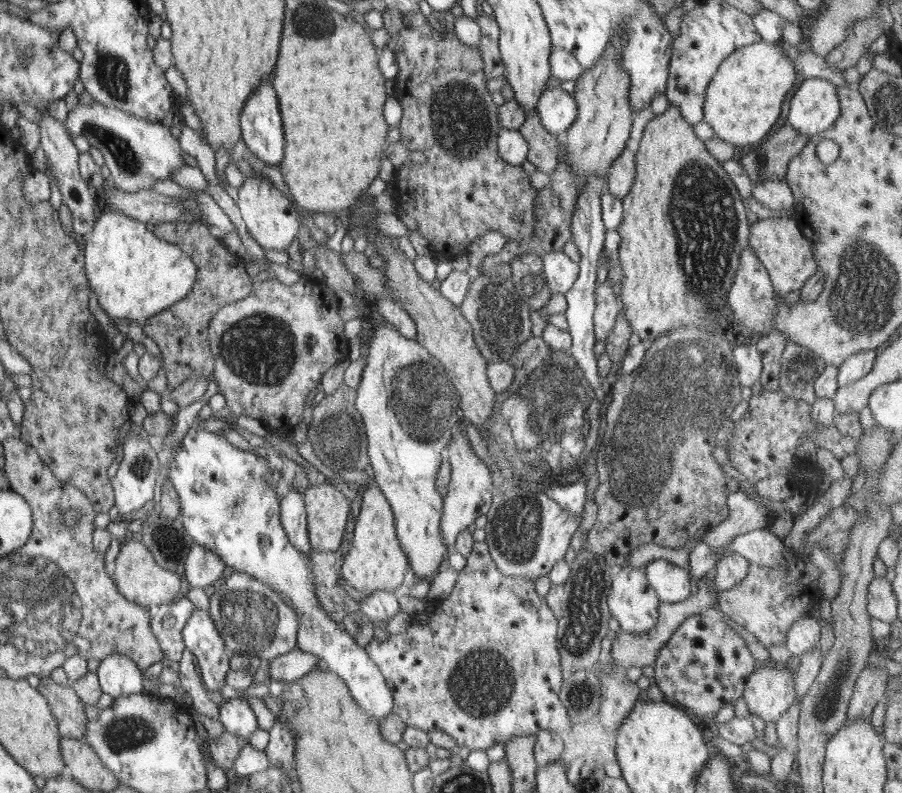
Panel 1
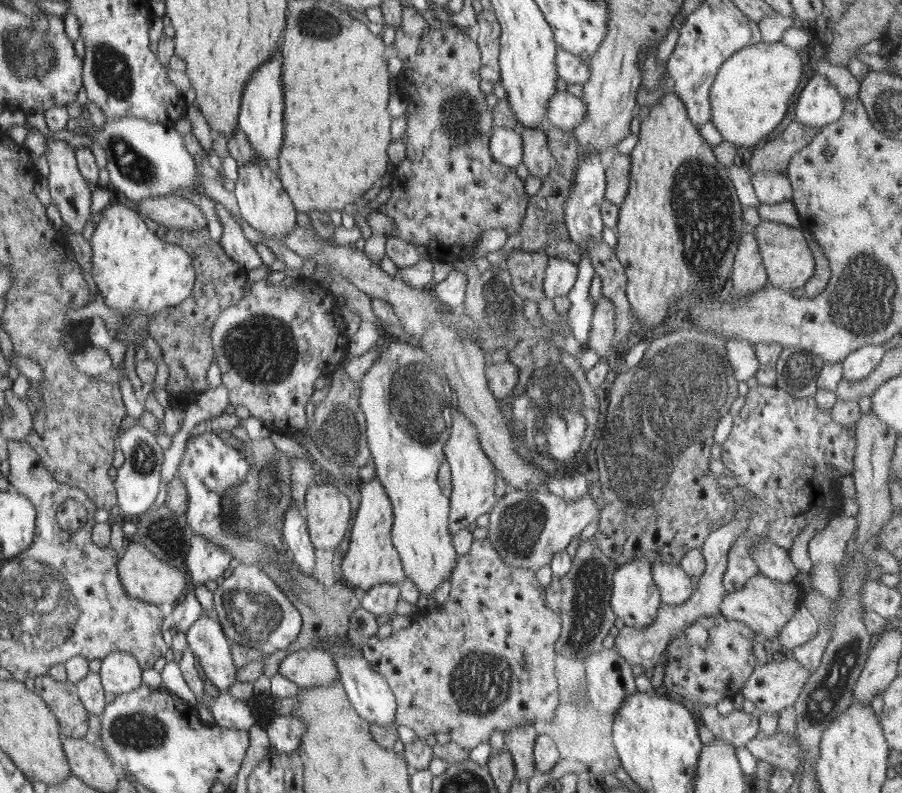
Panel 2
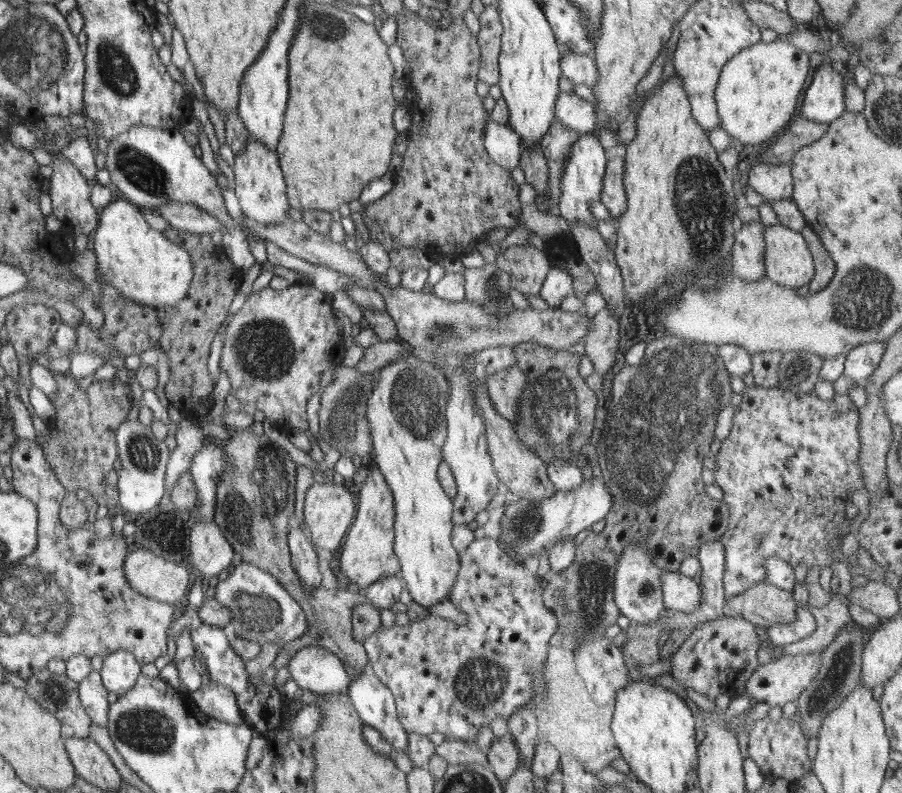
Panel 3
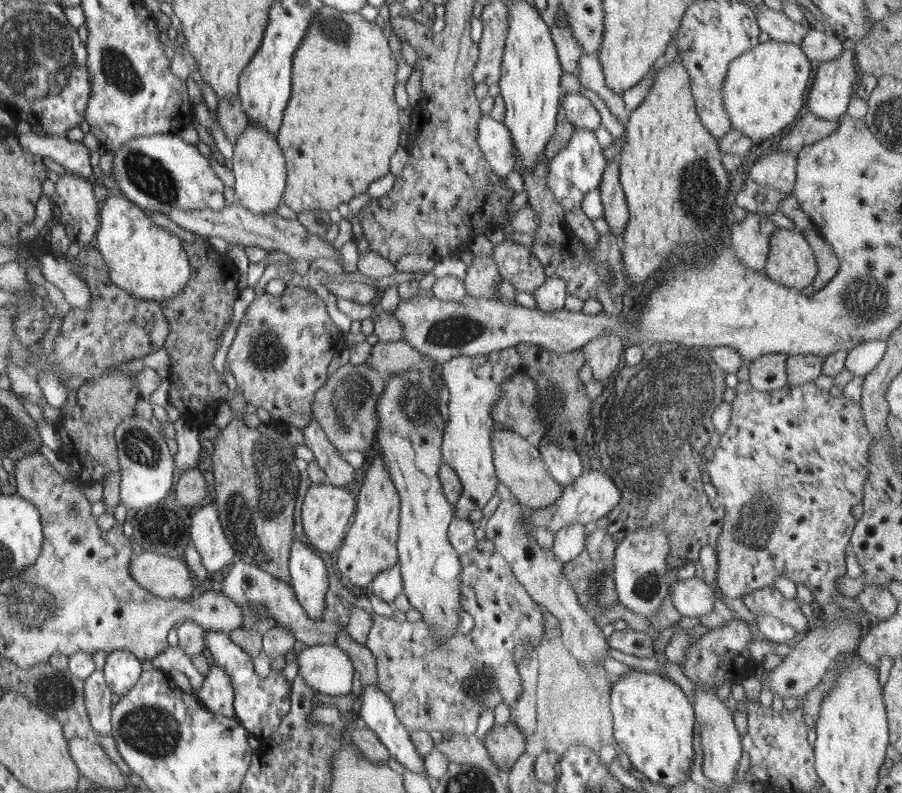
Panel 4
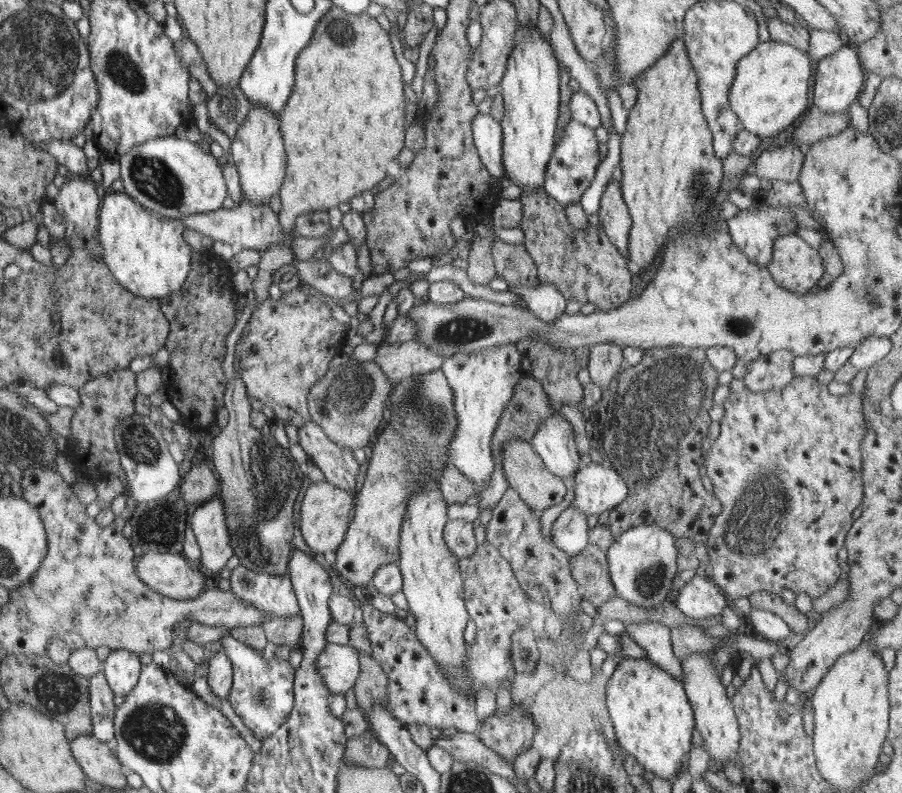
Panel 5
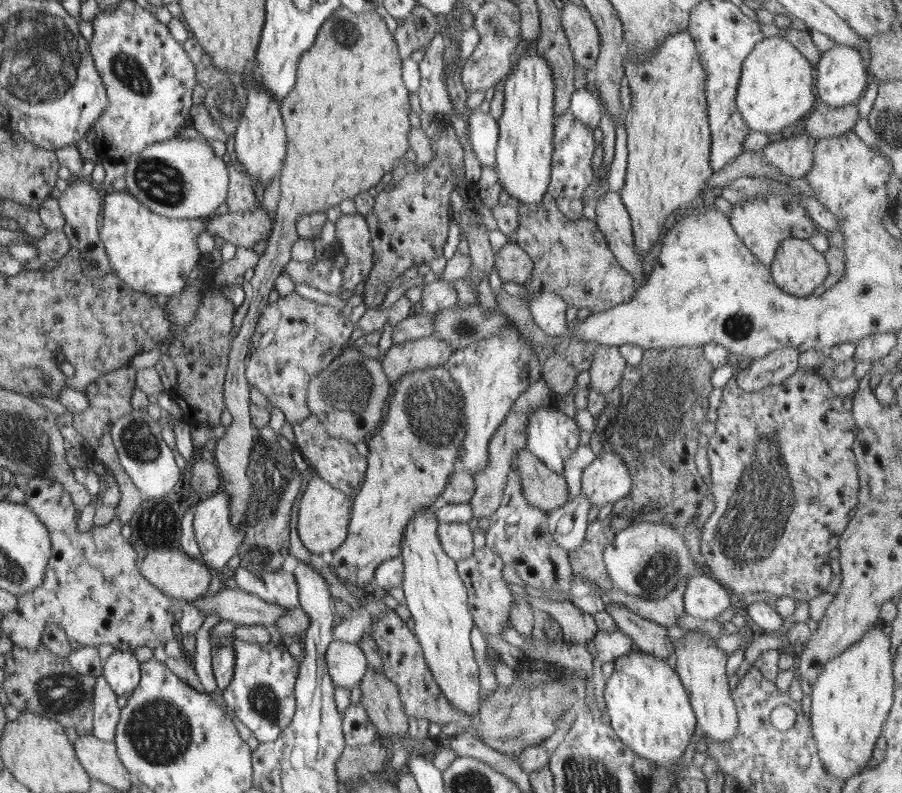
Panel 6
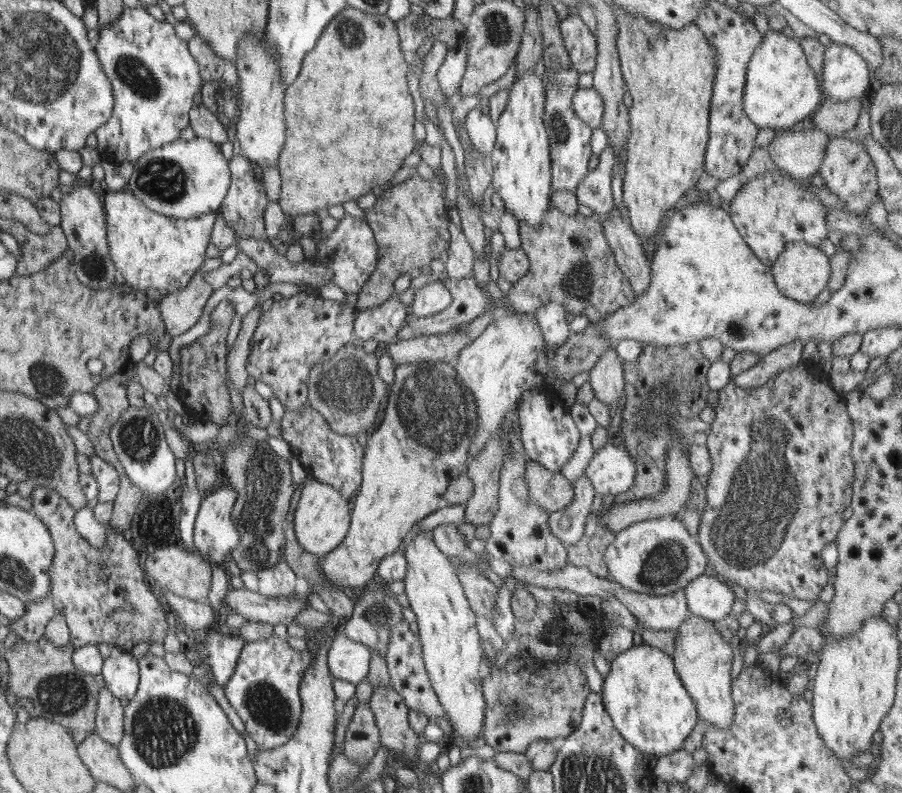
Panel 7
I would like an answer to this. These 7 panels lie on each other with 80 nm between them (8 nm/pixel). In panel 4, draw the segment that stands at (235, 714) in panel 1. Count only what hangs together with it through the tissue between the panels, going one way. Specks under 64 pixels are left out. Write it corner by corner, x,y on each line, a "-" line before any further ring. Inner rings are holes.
219,664
210,666
210,671
196,694
208,710
222,716
235,716
234,685

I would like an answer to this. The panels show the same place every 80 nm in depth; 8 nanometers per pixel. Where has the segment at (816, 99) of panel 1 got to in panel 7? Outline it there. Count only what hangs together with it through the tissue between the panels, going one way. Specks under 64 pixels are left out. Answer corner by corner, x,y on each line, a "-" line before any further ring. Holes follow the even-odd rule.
832,42
831,46
825,48
821,72
821,88
825,88
828,99
848,101
862,96
874,85
872,72
867,62
852,46

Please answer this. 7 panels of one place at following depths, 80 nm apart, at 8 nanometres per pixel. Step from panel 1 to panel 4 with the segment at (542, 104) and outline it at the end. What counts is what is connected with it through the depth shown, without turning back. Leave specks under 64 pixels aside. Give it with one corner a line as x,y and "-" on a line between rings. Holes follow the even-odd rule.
579,92
565,93
564,102
561,102
565,110
566,118
574,127
587,128
595,131
601,125
601,116
590,99
582,96

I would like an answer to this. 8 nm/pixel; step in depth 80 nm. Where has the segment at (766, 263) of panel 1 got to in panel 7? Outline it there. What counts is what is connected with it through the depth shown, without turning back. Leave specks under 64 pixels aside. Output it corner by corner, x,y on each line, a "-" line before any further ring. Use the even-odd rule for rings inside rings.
802,242
786,243
784,250
770,266
777,289
787,298
798,302
809,303
814,301
819,292
827,286
831,275
829,257
819,247

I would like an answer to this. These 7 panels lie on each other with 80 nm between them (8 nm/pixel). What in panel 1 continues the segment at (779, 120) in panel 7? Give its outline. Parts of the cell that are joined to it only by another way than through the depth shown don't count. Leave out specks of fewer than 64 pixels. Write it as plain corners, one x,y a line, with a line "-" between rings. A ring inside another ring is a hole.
761,40
740,47
720,63
716,74
708,83
705,90
703,120
710,124
714,130
714,136
724,142
730,142
740,148
758,146
774,131
774,124
776,124
780,110
782,110
782,102
786,100
788,92
792,90
792,86
796,82
796,74
792,61
789,56
785,55
778,43
767,43

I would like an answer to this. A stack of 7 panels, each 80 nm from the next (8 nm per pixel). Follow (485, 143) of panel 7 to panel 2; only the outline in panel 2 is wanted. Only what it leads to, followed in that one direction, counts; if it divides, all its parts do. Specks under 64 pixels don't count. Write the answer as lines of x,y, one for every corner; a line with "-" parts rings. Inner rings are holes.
493,125
490,150
498,162
507,167
517,167
523,161
523,138
520,129

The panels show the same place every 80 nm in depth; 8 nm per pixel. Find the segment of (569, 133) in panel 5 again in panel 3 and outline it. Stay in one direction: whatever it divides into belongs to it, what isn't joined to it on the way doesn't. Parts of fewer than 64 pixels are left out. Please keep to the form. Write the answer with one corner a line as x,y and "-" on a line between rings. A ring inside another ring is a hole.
592,132
582,133
574,143
571,155
567,158
561,178
562,196
559,200
557,213
567,222
579,222
579,224
589,224
597,228
598,220
592,214
589,206
595,200
601,200
606,165
606,151
604,151
599,139

